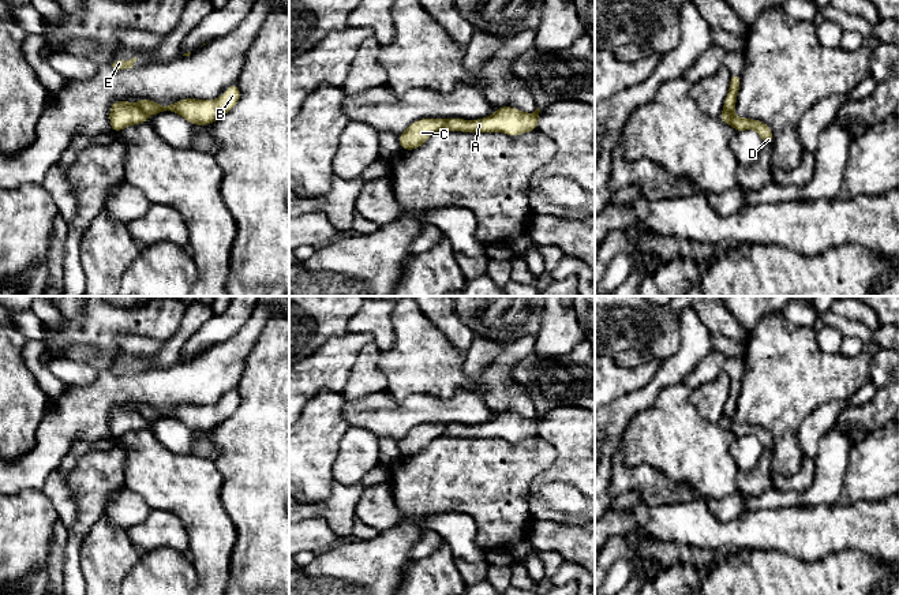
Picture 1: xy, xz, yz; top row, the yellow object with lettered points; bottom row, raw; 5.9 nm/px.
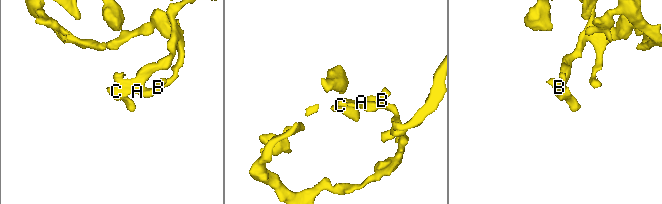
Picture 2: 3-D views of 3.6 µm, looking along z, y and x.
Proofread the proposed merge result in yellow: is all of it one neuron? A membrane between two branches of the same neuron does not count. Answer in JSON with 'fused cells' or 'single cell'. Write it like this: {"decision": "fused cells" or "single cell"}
{"decision": "single cell"}

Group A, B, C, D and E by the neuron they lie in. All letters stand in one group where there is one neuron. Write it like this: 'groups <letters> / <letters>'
groups A B C D E

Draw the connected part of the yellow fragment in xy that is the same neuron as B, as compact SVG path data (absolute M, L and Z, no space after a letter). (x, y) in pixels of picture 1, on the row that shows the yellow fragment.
M232 83L214 101L183 98L166 106L147 98L142 98L136 104L131 101L115 101L110 105L109 121L112 132L120 132L128 126L149 121L149 117L153 115L175 112L194 126L209 126L232 111L240 97L239 86Z

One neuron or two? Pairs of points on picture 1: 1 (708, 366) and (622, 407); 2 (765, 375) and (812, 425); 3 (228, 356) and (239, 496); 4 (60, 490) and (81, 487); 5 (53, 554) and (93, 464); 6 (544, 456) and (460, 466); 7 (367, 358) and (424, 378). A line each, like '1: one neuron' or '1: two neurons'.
1: two neurons
2: two neurons
3: two neurons
4: two neurons
5: two neurons
6: one neuron
7: two neurons

